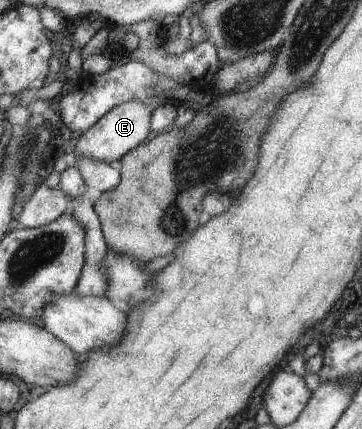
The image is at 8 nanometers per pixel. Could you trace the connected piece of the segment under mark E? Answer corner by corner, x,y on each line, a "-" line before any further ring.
135,99
118,104
103,115
99,122
92,124
87,131
83,132
70,157
72,155
85,155
105,161
107,164
117,160
117,158
123,158
123,154
127,150
136,148
151,136
149,121
154,109

